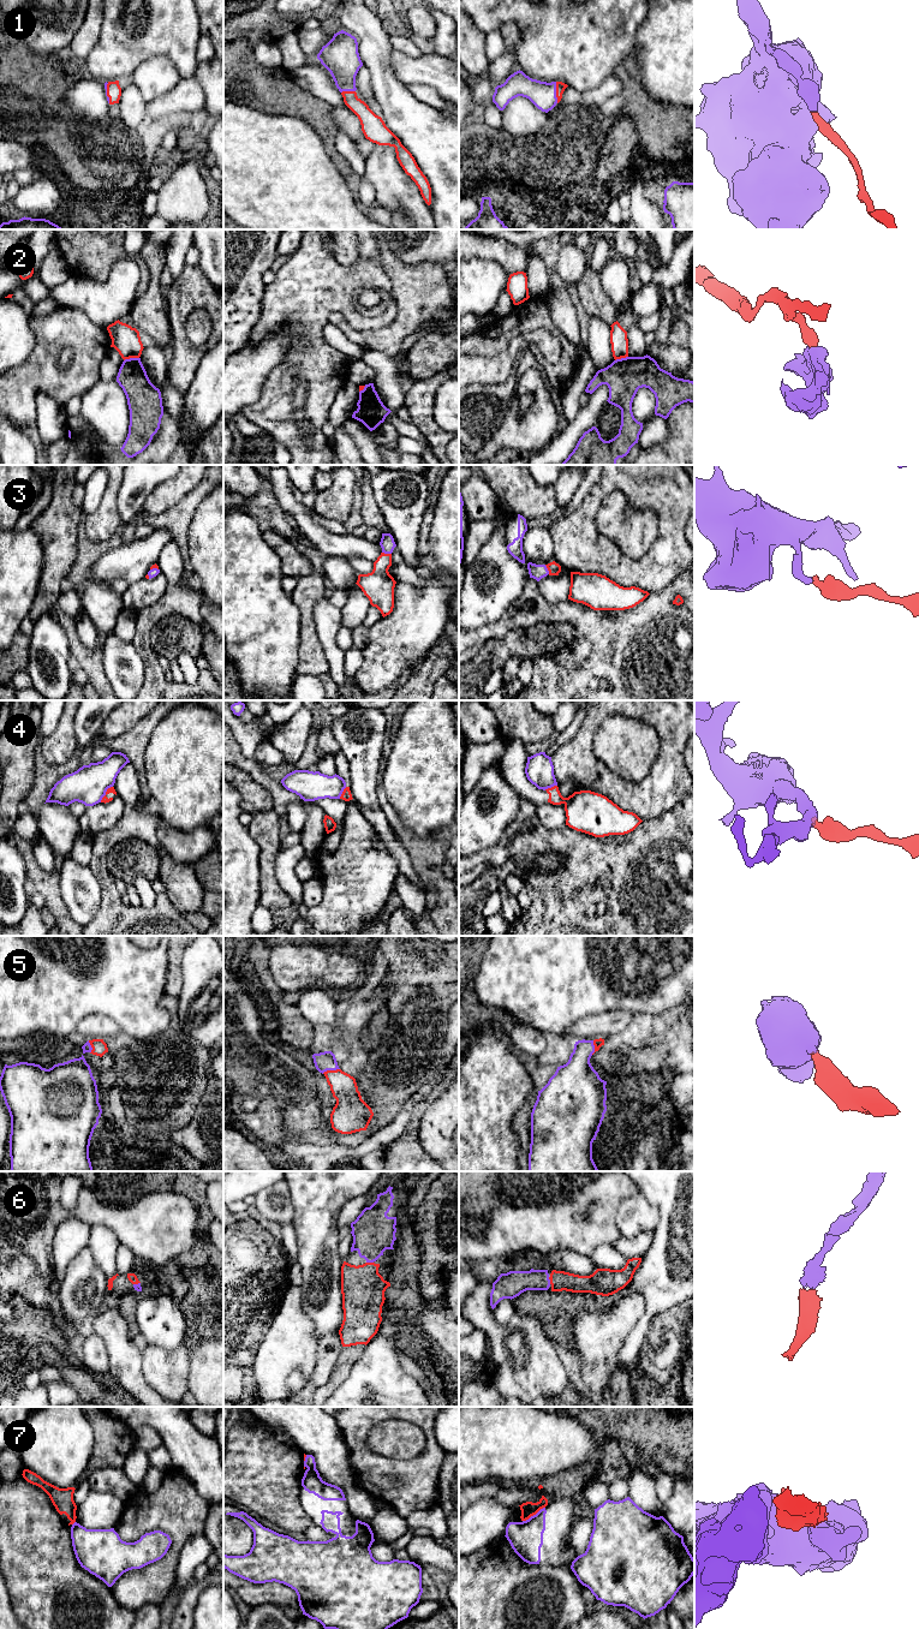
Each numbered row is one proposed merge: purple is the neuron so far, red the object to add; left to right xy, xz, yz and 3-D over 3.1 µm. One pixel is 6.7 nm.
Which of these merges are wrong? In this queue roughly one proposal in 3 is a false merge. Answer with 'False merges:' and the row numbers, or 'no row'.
False merges: 2, 4, 7

